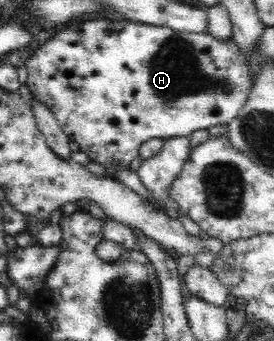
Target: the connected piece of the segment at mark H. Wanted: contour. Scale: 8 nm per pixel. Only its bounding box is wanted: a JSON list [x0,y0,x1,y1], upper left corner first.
[25,19,254,179]

